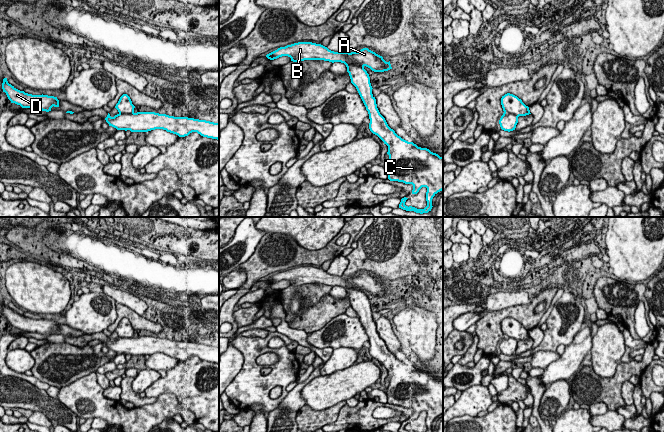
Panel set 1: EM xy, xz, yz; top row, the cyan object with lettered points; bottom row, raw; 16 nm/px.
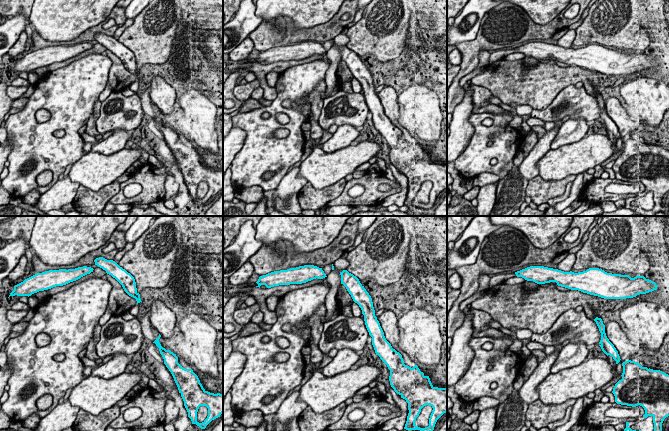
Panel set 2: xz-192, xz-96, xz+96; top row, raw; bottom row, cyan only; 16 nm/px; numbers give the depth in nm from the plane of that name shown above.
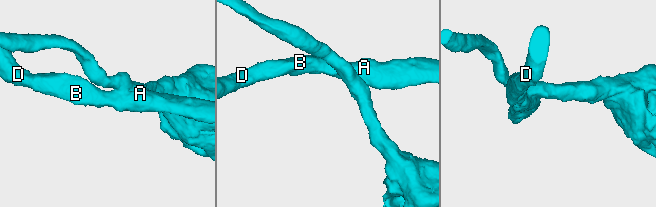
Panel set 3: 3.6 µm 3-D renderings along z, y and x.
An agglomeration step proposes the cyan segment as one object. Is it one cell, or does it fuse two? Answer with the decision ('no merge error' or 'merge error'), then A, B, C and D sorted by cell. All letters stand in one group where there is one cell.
merge error; groups A B D / C

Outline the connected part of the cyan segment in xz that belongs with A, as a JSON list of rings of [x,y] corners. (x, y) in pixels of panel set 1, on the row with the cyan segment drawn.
[[[298,42],[269,53],[266,57],[270,60],[282,56],[288,56],[293,62],[304,60],[324,60],[329,62],[341,62],[345,65],[356,64],[361,67],[368,67],[374,72],[384,72],[392,69],[390,61],[386,62],[382,56],[363,48],[355,52],[334,52],[327,47],[312,42]]]

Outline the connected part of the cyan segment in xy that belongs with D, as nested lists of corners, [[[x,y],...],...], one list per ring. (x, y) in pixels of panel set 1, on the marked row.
[[[7,78],[3,79],[2,83],[3,92],[6,93],[11,103],[20,105],[22,108],[37,108],[42,111],[49,112],[51,108],[59,107],[59,100],[57,97],[48,95],[32,95],[16,89],[8,83]]]

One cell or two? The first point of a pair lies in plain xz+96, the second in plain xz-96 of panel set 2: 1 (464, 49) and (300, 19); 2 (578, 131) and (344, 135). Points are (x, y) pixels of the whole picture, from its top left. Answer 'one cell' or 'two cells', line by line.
1: two cells
2: one cell

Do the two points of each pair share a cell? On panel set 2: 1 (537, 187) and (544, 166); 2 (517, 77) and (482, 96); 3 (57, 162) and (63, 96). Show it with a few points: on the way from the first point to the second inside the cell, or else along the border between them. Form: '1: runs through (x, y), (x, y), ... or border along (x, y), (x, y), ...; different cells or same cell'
1: border along (538, 174), (544, 180), (563, 179); different cells
2: border along (471, 83), (484, 86), (493, 95); different cells
3: runs through (69, 146), (70, 112); same cell

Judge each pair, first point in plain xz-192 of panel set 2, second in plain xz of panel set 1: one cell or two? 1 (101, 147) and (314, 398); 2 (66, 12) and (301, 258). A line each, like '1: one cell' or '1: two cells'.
1: two cells
2: two cells

